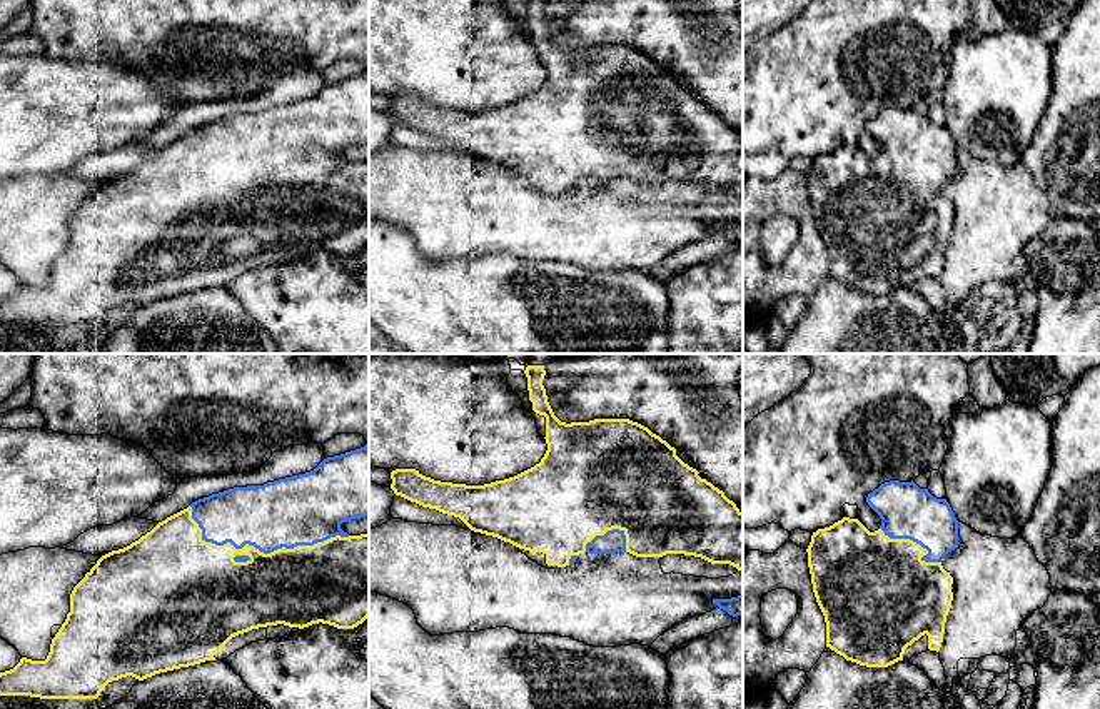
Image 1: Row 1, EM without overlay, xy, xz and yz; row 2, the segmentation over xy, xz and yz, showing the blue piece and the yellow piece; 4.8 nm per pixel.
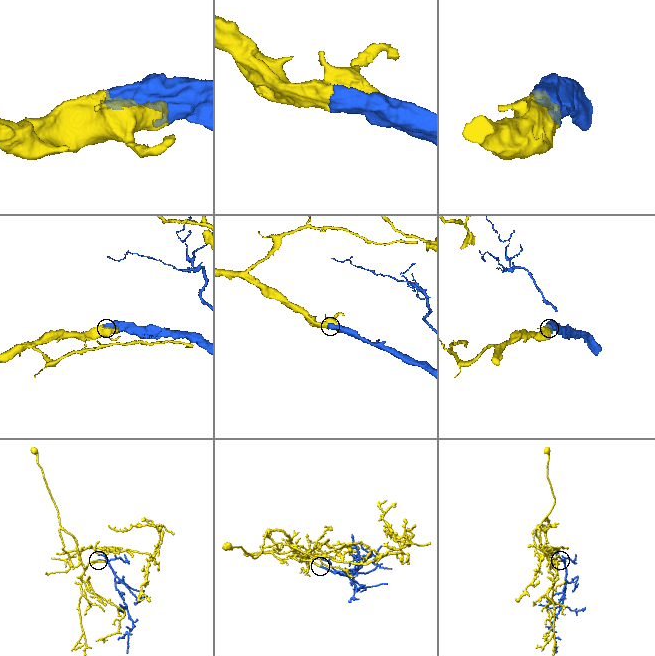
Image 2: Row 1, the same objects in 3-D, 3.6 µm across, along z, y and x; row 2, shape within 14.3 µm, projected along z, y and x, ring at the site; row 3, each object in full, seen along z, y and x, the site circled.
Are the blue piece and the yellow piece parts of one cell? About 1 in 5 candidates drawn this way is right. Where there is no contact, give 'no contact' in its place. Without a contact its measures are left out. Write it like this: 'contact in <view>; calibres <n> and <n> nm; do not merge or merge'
contact in xy; calibres 340 and 380 nm; merge

